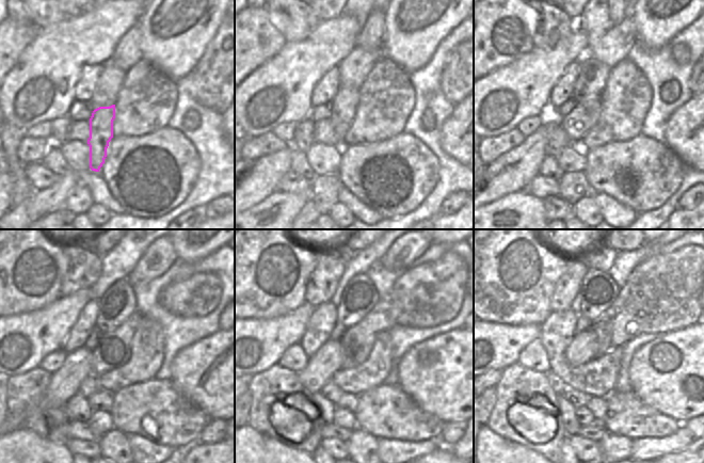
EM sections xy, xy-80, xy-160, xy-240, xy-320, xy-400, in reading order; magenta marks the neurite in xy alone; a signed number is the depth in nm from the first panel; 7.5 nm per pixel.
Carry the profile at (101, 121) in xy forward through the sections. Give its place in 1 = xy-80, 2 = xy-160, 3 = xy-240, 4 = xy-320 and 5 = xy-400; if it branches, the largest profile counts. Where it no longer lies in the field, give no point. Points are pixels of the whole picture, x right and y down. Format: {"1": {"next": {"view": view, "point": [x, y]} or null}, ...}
{"1": {"next": {"view": "xy-80", "point": [344, 106]}}, "2": {"next": {"view": "xy-160", "point": [592, 75]}}, "3": {"next": {"view": "xy-240", "point": [118, 303]}}, "4": {"next": {"view": "xy-320", "point": [360, 297]}}, "5": {"next": {"view": "xy-400", "point": [598, 290]}}}

